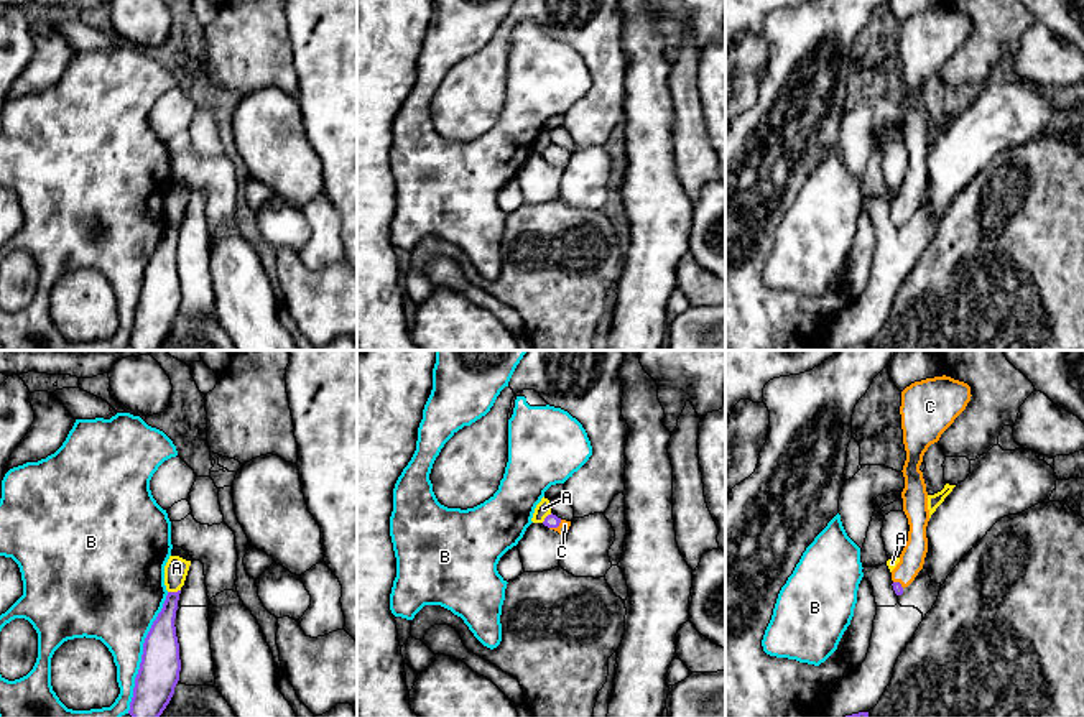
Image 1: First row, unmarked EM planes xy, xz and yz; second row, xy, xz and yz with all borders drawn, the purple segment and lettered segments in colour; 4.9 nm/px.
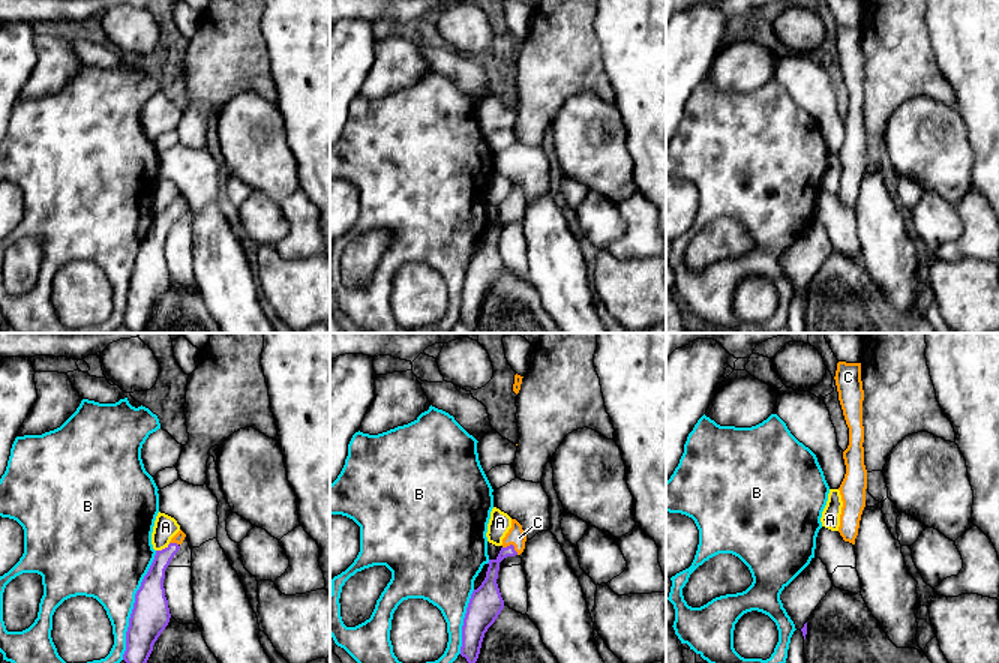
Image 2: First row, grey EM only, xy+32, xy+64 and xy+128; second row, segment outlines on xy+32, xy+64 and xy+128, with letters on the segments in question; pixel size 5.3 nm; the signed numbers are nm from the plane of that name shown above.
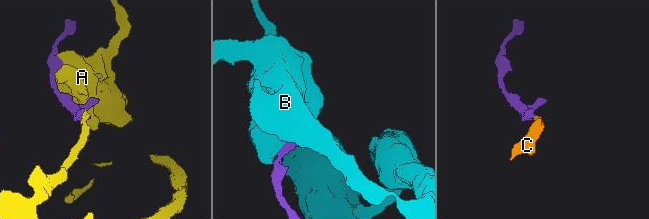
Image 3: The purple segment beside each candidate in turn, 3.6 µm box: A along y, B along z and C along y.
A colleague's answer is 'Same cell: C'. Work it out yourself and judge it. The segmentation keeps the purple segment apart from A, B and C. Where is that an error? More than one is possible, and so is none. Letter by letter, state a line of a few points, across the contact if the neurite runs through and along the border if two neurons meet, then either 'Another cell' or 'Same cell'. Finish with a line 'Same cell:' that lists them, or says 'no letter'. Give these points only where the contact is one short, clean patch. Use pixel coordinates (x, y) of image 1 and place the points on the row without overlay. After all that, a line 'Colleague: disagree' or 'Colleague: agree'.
A: Another cell
B: Another cell
C: Line: xz (551, 152), (556, 158), (565, 157). Same cell
Same cell: C
Colleague: agree

